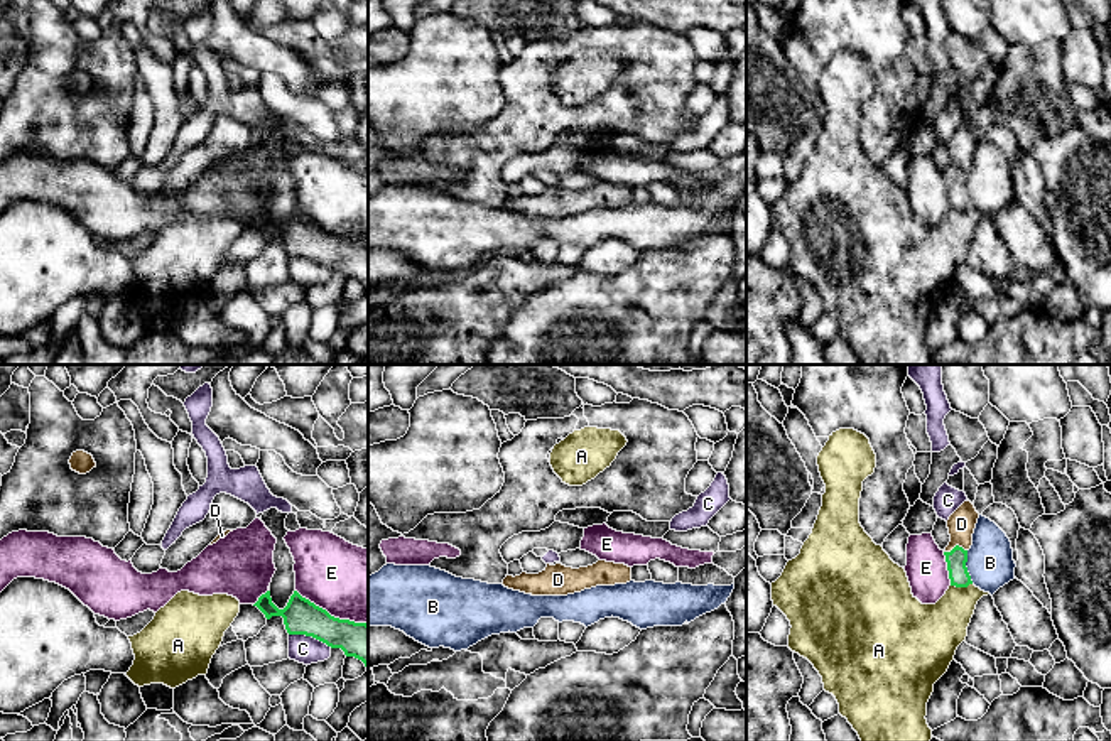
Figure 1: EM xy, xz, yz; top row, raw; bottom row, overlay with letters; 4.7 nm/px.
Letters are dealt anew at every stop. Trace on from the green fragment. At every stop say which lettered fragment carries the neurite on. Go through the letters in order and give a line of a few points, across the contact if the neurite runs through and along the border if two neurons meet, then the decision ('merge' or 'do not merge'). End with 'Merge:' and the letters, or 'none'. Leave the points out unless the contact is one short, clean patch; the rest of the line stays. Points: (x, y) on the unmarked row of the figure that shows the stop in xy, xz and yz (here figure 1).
A: line yz (971, 205), (951, 208); do not merge
B: do not merge
C: line xy (289, 255), (311, 257), (331, 269); do not merge
D: line yz (956, 181), (956, 167), (961, 146); merge
E: do not merge
Merge: D

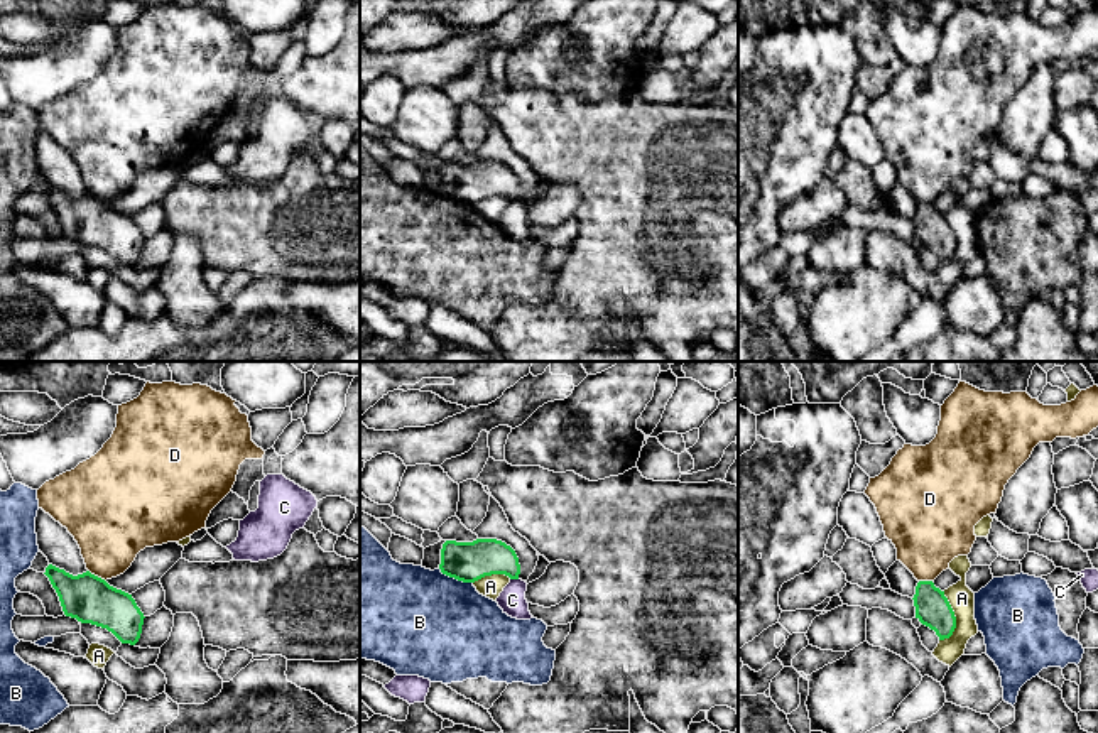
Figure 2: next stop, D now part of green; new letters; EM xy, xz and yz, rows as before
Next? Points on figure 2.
A: line yz (943, 213), (955, 238), (955, 252), (940, 262); do not merge
B: do not merge
C: line xz (510, 200), (517, 201); do not merge
D: line xy (88, 191), (105, 203); do not merge
Merge: none

